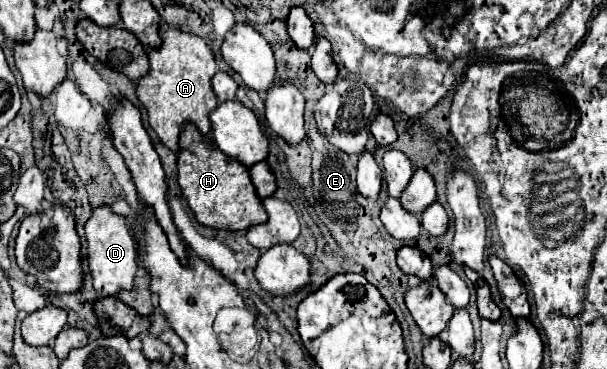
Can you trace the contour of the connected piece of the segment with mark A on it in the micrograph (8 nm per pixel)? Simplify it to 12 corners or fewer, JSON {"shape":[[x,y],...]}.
{"shape":[[160,27],[136,97],[176,151],[186,121],[204,135],[218,105],[206,41]]}

